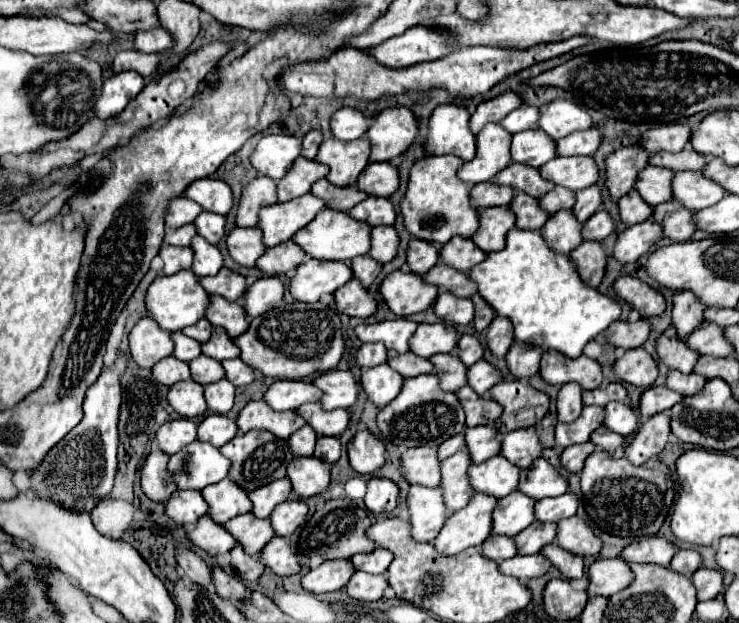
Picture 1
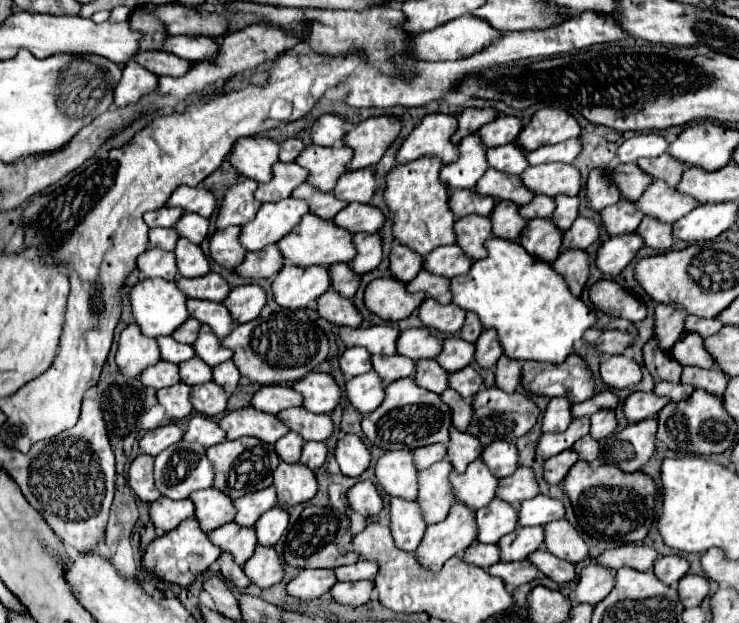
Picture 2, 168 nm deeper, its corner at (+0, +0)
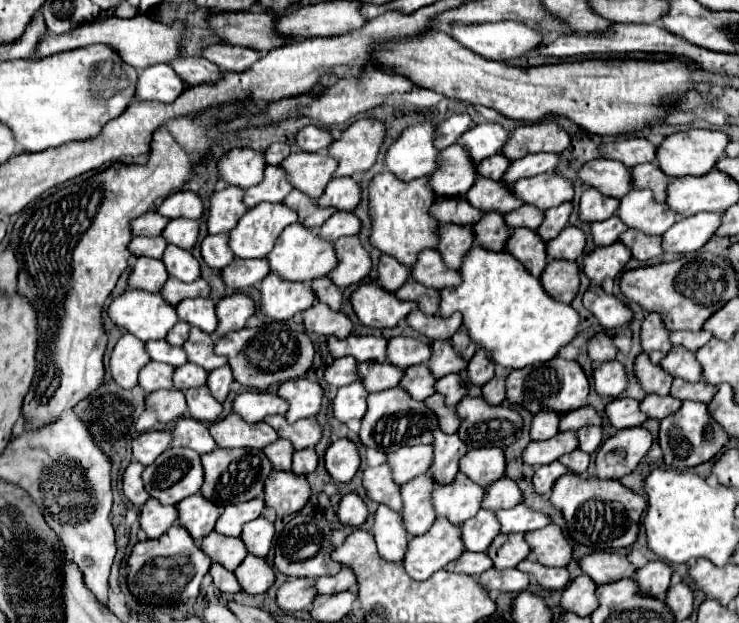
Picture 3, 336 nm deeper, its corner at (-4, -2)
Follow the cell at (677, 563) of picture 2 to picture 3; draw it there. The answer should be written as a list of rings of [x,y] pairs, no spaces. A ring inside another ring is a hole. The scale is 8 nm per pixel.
[[[649,561],[635,573],[635,579],[645,595],[663,597],[671,585],[673,569],[665,561]]]

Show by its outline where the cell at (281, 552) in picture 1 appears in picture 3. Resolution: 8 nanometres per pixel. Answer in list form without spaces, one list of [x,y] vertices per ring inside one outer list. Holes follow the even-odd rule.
[[[247,555],[245,561],[235,569],[241,589],[247,593],[265,593],[275,583],[275,569],[265,557]]]

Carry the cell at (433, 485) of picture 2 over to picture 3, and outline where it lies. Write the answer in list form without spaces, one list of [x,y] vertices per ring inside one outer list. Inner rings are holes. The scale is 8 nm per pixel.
[[[425,473],[421,477],[415,477],[413,481],[405,483],[401,487],[403,495],[403,523],[411,537],[421,535],[433,525],[437,515],[433,513],[431,495],[437,483],[433,483],[431,473]]]

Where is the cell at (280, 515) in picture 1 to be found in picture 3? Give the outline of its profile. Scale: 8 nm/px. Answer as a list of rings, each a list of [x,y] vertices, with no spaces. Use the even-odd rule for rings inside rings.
[[[263,515],[249,521],[241,533],[241,539],[247,547],[249,553],[257,555],[257,557],[265,557],[273,545],[273,537],[275,537],[275,525],[265,519]]]

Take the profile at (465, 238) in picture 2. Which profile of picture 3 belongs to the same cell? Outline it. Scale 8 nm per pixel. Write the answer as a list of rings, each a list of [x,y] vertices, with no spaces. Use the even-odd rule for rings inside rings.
[[[447,223],[447,225],[441,225],[439,235],[441,235],[441,243],[437,245],[437,251],[441,253],[445,265],[451,269],[459,269],[465,253],[469,253],[469,249],[475,243],[473,227]]]

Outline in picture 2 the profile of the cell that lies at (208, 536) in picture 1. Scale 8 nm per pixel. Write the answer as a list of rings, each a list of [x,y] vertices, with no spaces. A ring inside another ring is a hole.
[[[189,517],[189,519],[181,521],[179,527],[175,527],[173,531],[165,533],[149,543],[149,547],[143,553],[141,567],[143,567],[143,571],[159,577],[161,581],[167,581],[167,583],[173,583],[179,587],[189,587],[197,579],[197,575],[201,575],[219,555],[221,553],[217,551],[217,547],[213,547],[213,543],[209,543],[207,533],[201,533],[199,523],[193,517]],[[191,555],[195,555],[197,559],[191,559]]]

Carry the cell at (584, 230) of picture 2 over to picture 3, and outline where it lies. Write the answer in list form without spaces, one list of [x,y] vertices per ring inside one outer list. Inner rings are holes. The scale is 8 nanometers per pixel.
[[[565,227],[559,237],[547,241],[547,255],[551,259],[569,259],[575,261],[577,257],[581,257],[583,249],[587,243],[587,235],[581,227]]]

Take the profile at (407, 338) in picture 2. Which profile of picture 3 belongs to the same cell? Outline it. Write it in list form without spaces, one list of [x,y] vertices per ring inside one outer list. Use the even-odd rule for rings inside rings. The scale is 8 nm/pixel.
[[[393,337],[389,339],[387,361],[397,367],[411,367],[429,361],[429,345],[413,337]]]

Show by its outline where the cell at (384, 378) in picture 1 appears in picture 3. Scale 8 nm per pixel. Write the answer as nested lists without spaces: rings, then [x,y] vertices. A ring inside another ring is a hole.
[[[361,381],[339,387],[333,399],[333,415],[343,423],[349,419],[361,419],[367,413],[367,395],[369,393],[365,393],[365,385],[361,385]]]

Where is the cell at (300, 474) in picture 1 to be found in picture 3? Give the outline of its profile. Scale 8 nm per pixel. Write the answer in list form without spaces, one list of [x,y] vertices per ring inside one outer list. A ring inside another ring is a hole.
[[[273,471],[269,475],[269,479],[265,481],[265,503],[267,507],[273,507],[277,511],[277,515],[291,515],[301,511],[307,501],[311,499],[311,487],[309,481],[297,473],[291,471]]]

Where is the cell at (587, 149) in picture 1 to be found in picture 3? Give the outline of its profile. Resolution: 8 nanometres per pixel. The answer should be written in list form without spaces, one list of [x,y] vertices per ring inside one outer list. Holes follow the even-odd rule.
[[[533,153],[529,157],[521,157],[521,159],[511,163],[511,167],[507,169],[507,173],[501,181],[507,187],[511,187],[521,177],[533,177],[539,173],[553,171],[559,165],[559,161],[561,161],[559,153]]]

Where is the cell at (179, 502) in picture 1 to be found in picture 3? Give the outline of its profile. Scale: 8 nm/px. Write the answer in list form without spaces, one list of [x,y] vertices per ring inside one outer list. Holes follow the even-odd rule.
[[[149,499],[141,507],[139,523],[149,539],[157,539],[163,533],[167,533],[175,521],[177,521],[177,507],[173,505],[161,505],[157,499]]]

